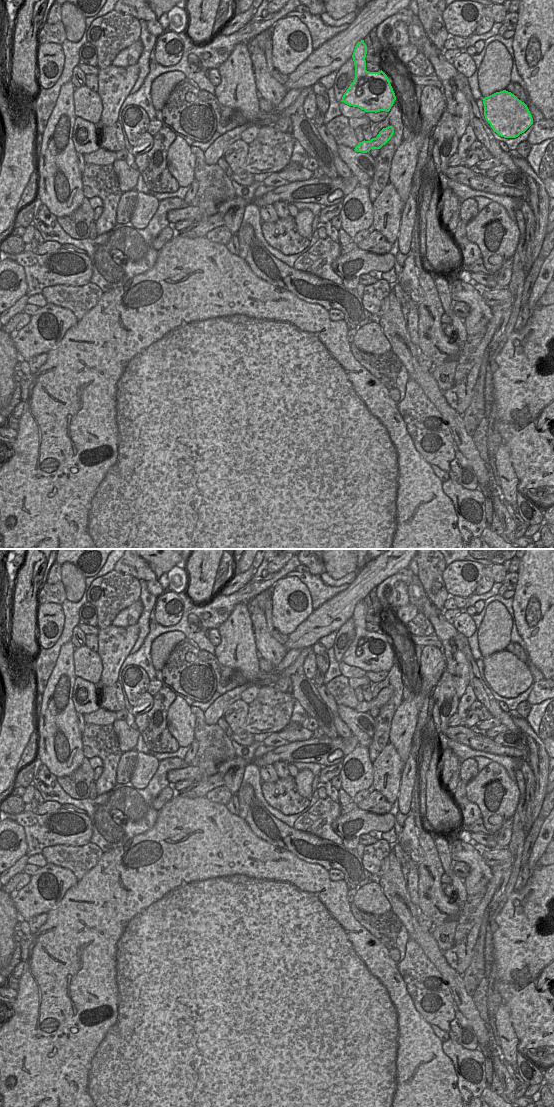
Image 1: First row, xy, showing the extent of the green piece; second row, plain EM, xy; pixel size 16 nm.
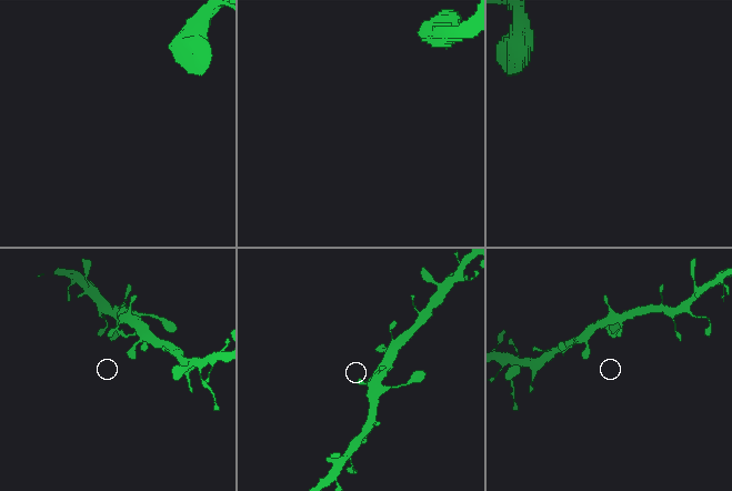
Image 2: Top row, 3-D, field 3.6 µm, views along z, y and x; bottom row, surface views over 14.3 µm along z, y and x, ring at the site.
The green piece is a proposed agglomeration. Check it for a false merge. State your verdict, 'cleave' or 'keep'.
cleave

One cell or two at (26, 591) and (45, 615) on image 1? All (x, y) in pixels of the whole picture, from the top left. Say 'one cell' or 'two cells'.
two cells

